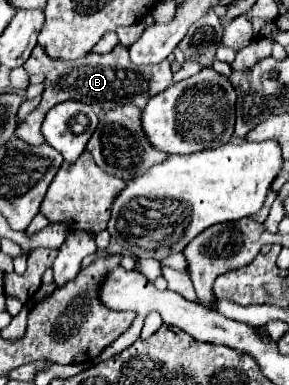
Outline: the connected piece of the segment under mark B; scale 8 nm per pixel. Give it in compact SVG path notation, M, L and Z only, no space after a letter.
M120 43L110 53L90 53L82 59L76 59L76 61L52 59L41 46L37 45L22 67L28 75L34 75L34 73L44 73L46 75L42 101L28 115L28 119L22 125L18 125L18 129L16 129L16 135L22 141L26 141L28 145L46 143L46 139L40 131L42 121L44 121L48 109L62 103L62 101L68 101L68 99L86 101L86 103L96 105L104 111L110 111L118 105L128 105L128 103L136 105L138 109L144 109L150 97L162 93L164 89L168 89L172 85L172 71L170 71L168 61L162 61L162 63L156 63L156 65L134 65L128 57L128 49Z

